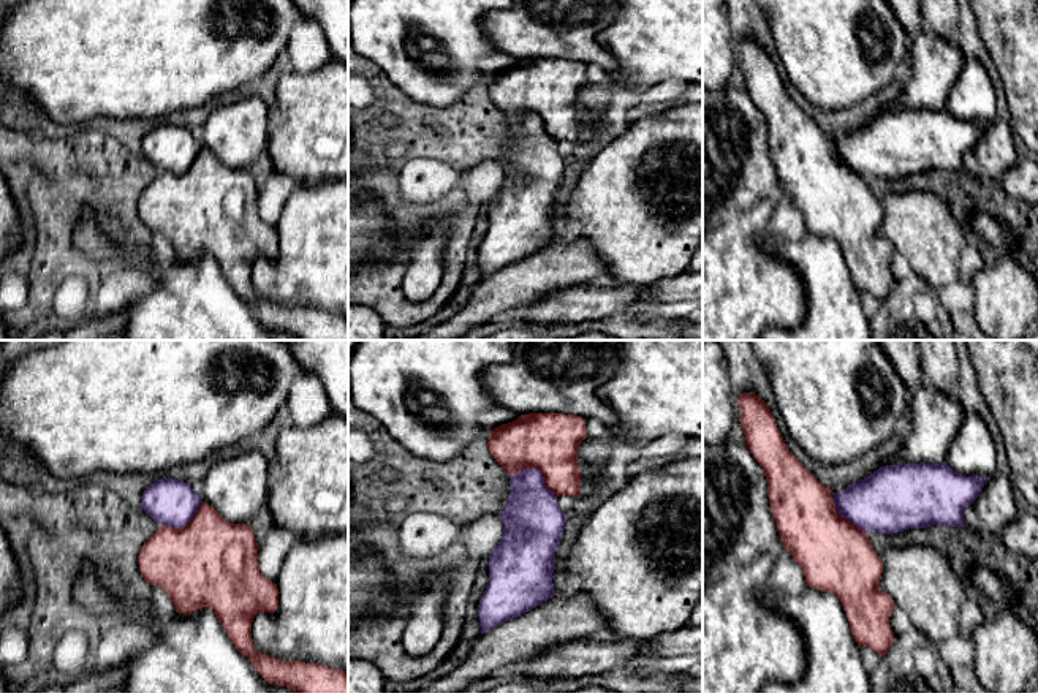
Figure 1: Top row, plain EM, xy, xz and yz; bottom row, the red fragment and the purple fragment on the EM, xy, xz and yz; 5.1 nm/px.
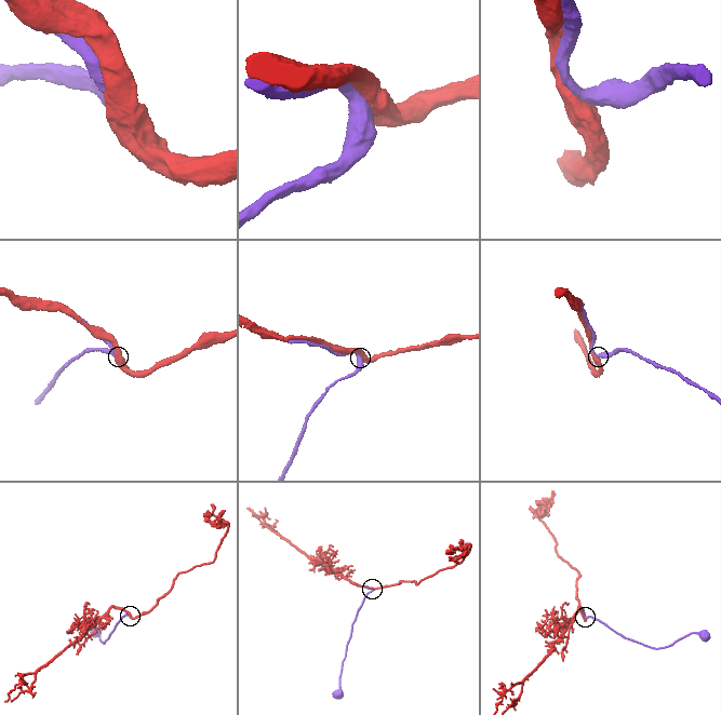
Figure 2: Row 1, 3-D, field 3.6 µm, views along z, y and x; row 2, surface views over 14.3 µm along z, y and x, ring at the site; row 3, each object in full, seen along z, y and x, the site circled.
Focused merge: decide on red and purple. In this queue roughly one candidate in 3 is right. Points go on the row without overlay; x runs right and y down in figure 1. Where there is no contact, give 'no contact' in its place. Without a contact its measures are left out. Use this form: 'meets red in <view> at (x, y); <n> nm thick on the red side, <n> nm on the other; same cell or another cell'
meets red in xz at (538, 114); 300 nm thick on the red side, 280 nm on the other; same cell

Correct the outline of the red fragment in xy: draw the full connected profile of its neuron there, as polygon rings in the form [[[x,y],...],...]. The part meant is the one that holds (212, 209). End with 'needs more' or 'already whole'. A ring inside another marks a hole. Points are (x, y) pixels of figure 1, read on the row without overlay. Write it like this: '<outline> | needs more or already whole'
[[[172,123],[150,130],[142,138],[139,152],[160,171],[139,196],[141,222],[168,239],[176,258],[190,261],[201,253],[212,255],[236,294],[271,331],[286,332],[297,340],[348,340],[348,316],[286,307],[255,294],[252,267],[260,258],[277,256],[278,234],[258,214],[260,190],[250,169],[226,168],[190,130]]] | needs more

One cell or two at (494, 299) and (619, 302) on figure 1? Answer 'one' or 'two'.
one

